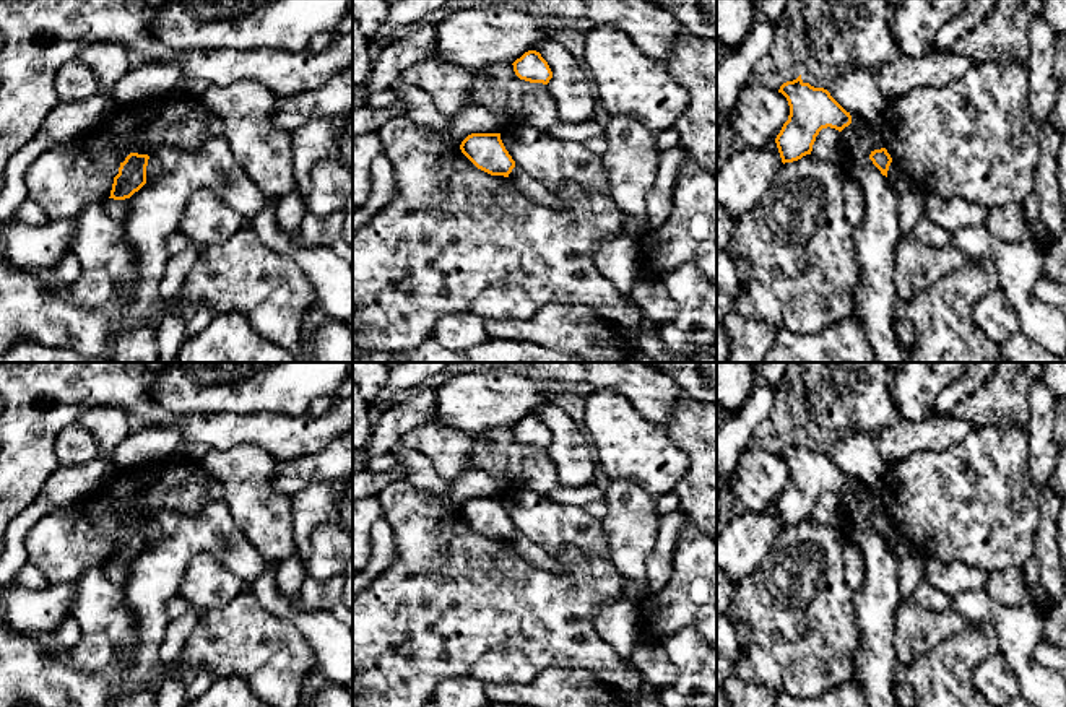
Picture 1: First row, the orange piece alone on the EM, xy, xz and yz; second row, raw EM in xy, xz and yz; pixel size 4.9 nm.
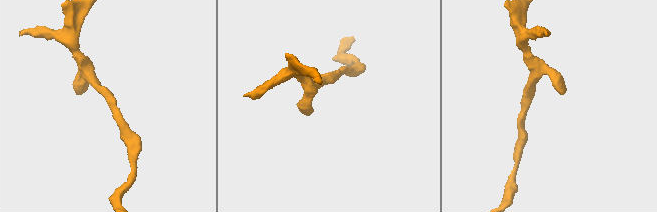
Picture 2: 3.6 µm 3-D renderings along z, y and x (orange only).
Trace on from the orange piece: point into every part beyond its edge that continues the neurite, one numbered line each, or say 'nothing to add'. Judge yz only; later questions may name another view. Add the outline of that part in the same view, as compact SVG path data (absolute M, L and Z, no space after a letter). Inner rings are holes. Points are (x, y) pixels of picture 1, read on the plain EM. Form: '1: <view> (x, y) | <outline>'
1: yz (901, 545) | M892 523L889 535L887 535L887 544L892 549L895 557L902 557L902 556L912 553L910 538L894 523Z

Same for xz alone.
1: xz (535, 555) | M515 530L512 536L509 538L509 543L512 549L522 556L525 561L528 561L531 566L549 570L549 572L559 572L561 564L548 554L540 544L531 541L528 536Z

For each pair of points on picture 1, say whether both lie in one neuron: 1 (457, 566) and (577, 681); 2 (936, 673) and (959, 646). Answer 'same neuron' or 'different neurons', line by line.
1: different neurons
2: same neuron

